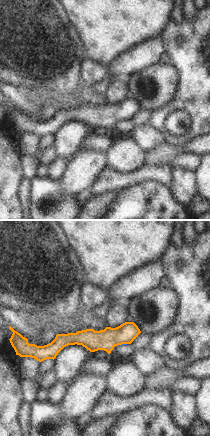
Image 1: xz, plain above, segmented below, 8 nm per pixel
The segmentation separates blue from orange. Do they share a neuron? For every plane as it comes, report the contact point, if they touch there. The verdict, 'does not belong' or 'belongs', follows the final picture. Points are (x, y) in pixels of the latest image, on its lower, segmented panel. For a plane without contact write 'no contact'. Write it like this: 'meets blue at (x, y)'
meets blue at (123, 344)

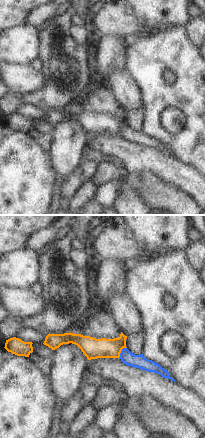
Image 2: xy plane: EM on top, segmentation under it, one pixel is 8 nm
meets blue at (121, 351)

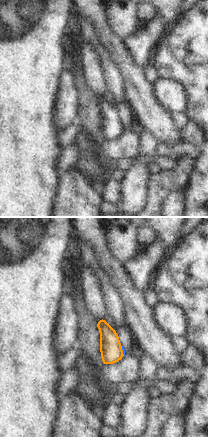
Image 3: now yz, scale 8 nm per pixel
meets blue at (123, 351)

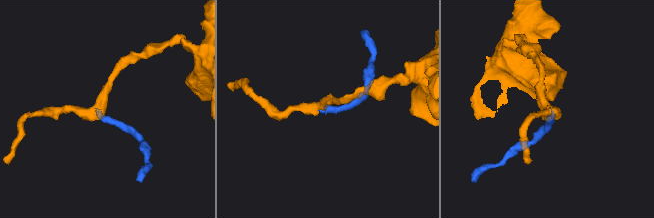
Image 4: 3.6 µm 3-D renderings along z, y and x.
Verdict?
does not belong

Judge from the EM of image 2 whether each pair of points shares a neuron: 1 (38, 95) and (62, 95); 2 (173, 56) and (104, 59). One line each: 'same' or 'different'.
1: same
2: different

